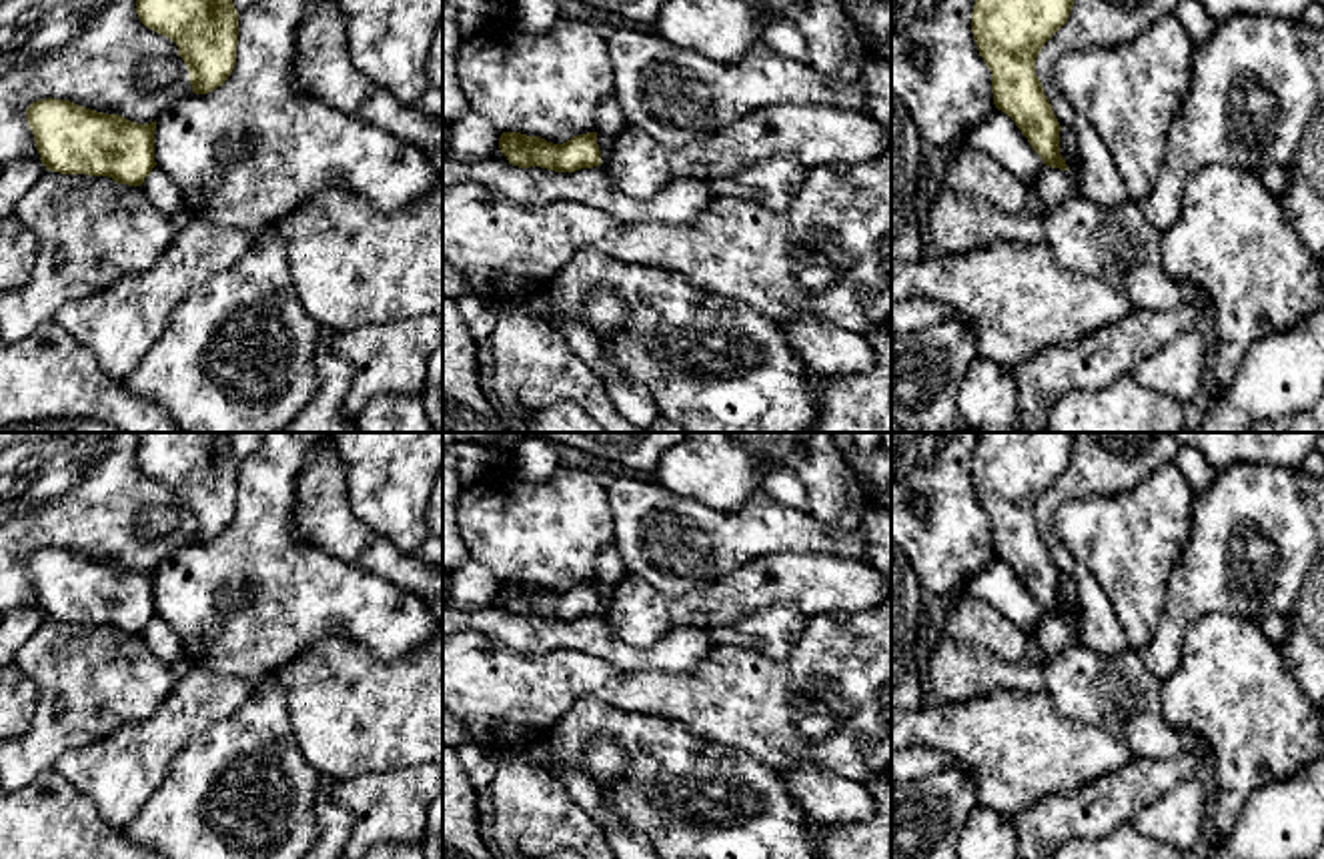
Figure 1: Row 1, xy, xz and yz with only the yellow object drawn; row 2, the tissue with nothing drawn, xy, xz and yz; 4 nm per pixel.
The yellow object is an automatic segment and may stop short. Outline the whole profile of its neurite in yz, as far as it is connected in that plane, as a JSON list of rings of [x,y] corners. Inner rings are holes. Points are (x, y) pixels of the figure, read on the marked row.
[[[975,0],[971,32],[991,72],[998,110],[1006,112],[1046,166],[1070,170],[1060,154],[1060,122],[1042,82],[1036,58],[1068,22],[1074,0]]]

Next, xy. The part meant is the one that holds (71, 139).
[[[56,98],[32,102],[26,120],[46,170],[140,186],[156,166],[156,120],[138,124]]]

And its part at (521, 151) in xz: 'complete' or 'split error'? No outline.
complete

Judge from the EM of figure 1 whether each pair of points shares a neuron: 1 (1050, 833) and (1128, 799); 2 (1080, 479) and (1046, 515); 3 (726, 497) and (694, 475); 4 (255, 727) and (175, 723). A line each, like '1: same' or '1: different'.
1: same
2: same
3: same
4: different

